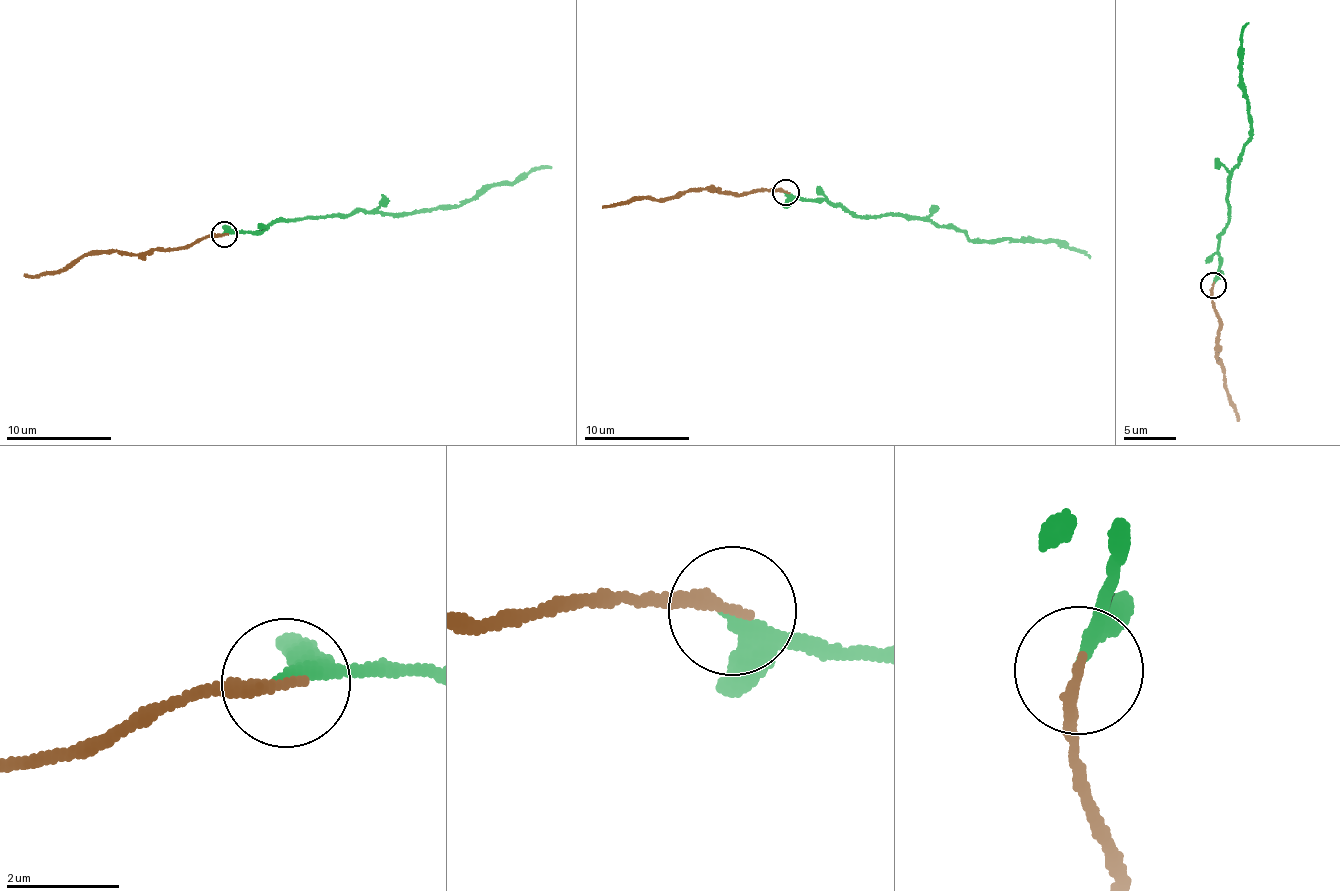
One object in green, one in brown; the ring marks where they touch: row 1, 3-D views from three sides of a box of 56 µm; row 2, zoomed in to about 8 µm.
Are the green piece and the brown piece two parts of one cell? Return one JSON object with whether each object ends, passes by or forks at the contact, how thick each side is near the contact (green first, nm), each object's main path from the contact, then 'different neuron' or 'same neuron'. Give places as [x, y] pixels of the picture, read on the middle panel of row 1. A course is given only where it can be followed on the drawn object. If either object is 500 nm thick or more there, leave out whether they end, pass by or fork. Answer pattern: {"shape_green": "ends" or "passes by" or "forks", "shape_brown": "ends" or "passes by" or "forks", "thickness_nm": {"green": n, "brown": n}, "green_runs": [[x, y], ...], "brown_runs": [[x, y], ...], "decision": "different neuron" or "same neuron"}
{"shape_green": "passes by", "shape_brown": "ends", "thickness_nm": {"green": 220, "brown": 220}, "green_runs": [[785, 192], [831, 203], [862, 215], [911, 216], [959, 228], [970, 239], [1059, 240], [1090, 258]], "brown_runs": [[785, 192], [688, 188], [653, 200], [635, 200], [601, 207]], "decision": "same neuron"}

